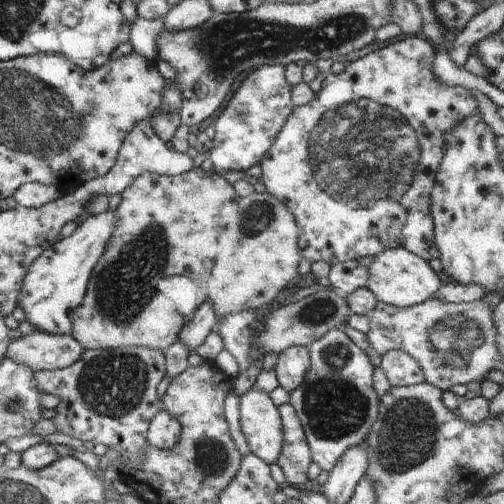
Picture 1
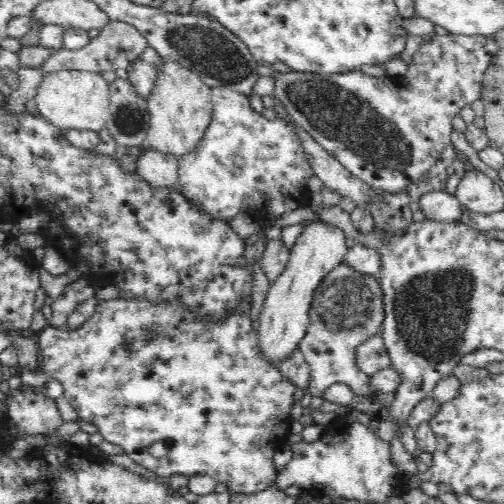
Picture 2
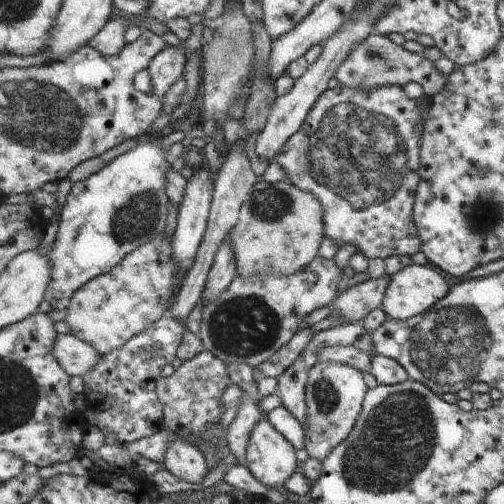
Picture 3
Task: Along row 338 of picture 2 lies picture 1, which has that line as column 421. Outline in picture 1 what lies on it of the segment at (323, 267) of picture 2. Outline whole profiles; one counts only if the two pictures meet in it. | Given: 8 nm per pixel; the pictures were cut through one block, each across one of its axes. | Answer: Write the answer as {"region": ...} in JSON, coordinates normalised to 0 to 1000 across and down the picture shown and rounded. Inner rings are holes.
{"region":[[[808,492],[760,496],[752,500],[752,508],[740,512],[740,524],[732,524],[728,532],[728,571],[756,603],[776,603],[784,611],[815,611],[859,591],[875,563],[879,552],[851,532],[851,520],[808,500]]]}

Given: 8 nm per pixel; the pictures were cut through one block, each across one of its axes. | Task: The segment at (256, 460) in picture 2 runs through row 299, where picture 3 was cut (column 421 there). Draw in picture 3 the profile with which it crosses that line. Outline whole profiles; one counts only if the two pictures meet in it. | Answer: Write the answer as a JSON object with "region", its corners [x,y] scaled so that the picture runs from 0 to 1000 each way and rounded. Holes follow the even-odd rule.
{"region":[[[792,171],[744,175],[732,183],[661,175],[633,190],[605,254],[565,286],[565,298],[546,325],[562,329],[577,365],[633,393],[641,405],[645,468],[673,492],[681,484],[704,484],[716,492],[724,516],[764,516],[772,508],[815,508],[831,500],[835,480],[819,444],[819,405],[823,369],[831,361],[823,333],[839,262],[839,230],[843,226],[831,226],[823,198],[808,198],[800,175]]]}

